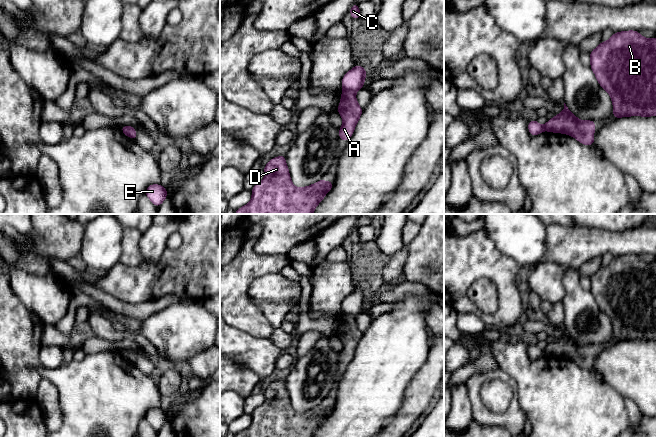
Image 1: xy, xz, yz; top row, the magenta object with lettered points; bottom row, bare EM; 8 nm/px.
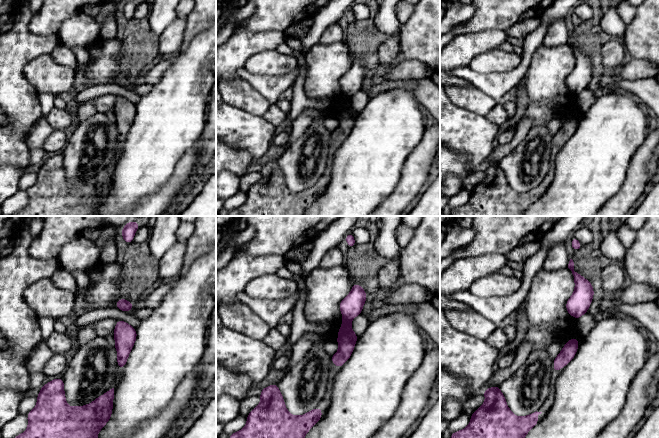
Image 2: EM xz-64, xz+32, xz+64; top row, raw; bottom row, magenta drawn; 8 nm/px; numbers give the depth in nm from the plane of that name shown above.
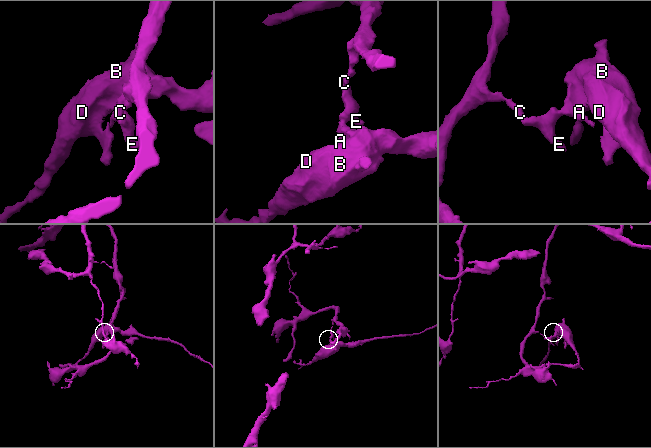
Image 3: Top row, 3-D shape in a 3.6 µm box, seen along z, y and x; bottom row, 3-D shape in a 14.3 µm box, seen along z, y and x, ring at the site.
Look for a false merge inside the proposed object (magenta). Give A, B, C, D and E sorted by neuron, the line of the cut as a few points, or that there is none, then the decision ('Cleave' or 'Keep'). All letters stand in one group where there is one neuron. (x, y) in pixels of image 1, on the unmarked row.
Groups: A B D / C E. Split along xz (344, 313), (354, 317). Cleave

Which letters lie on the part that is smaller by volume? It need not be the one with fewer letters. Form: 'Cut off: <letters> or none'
Cut off: A, B, D

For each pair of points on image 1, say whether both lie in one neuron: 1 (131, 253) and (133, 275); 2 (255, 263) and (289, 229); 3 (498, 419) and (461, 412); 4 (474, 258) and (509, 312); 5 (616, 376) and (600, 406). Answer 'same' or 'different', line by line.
1: different
2: different
3: different
4: same
5: different

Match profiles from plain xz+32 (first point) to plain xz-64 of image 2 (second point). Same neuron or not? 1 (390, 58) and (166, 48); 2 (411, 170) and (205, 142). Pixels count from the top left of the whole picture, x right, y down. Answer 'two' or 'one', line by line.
1: one
2: one

